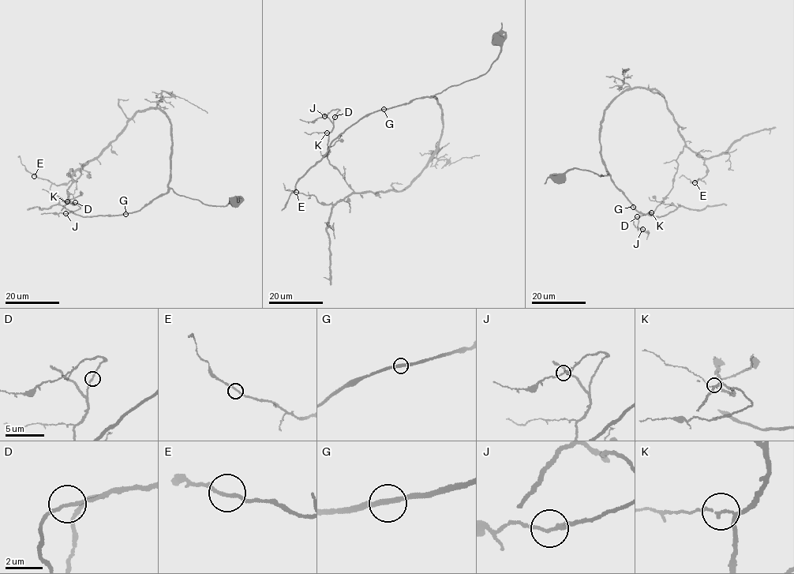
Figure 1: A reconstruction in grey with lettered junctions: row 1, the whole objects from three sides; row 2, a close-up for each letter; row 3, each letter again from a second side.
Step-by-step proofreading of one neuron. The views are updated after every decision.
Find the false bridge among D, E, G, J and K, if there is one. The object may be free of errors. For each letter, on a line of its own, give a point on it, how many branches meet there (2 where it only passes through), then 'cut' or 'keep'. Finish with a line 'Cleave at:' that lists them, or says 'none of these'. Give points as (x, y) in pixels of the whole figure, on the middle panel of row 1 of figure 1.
D: at (335, 117); 2 branches meet; keep
E: at (296, 192); 2 branches meet; keep
G: at (383, 109); 2 branches meet; keep
J: at (324, 116); 2 branches meet; keep
K: at (327, 133); 2 branches meet; keep
Cleave at: none of these

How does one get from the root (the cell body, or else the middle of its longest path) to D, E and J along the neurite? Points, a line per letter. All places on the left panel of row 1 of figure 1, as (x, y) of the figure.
D: (235, 202), (207, 205), (169, 186), (171, 123), (150, 108), (134, 114), (83, 164), (67, 189), (74, 202)
E: (235, 202), (204, 204), (168, 185), (171, 123), (157, 108), (134, 114), (66, 183), (34, 176)
J: (235, 202), (207, 205), (169, 186), (171, 123), (150, 108), (83, 164), (66, 192), (80, 208), (65, 213)

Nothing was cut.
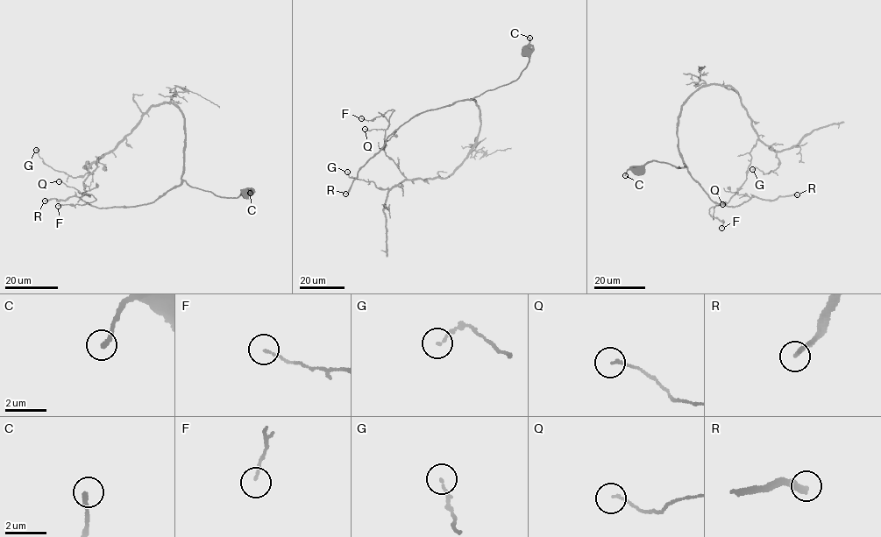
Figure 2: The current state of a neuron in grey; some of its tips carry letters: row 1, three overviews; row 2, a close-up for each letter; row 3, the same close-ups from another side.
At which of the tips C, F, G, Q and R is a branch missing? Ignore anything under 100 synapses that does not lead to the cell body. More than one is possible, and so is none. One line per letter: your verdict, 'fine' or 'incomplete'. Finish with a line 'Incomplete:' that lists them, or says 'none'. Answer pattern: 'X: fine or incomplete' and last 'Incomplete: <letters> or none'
C: fine
F: fine
G: fine
Q: fine
R: incomplete
Incomplete: R

